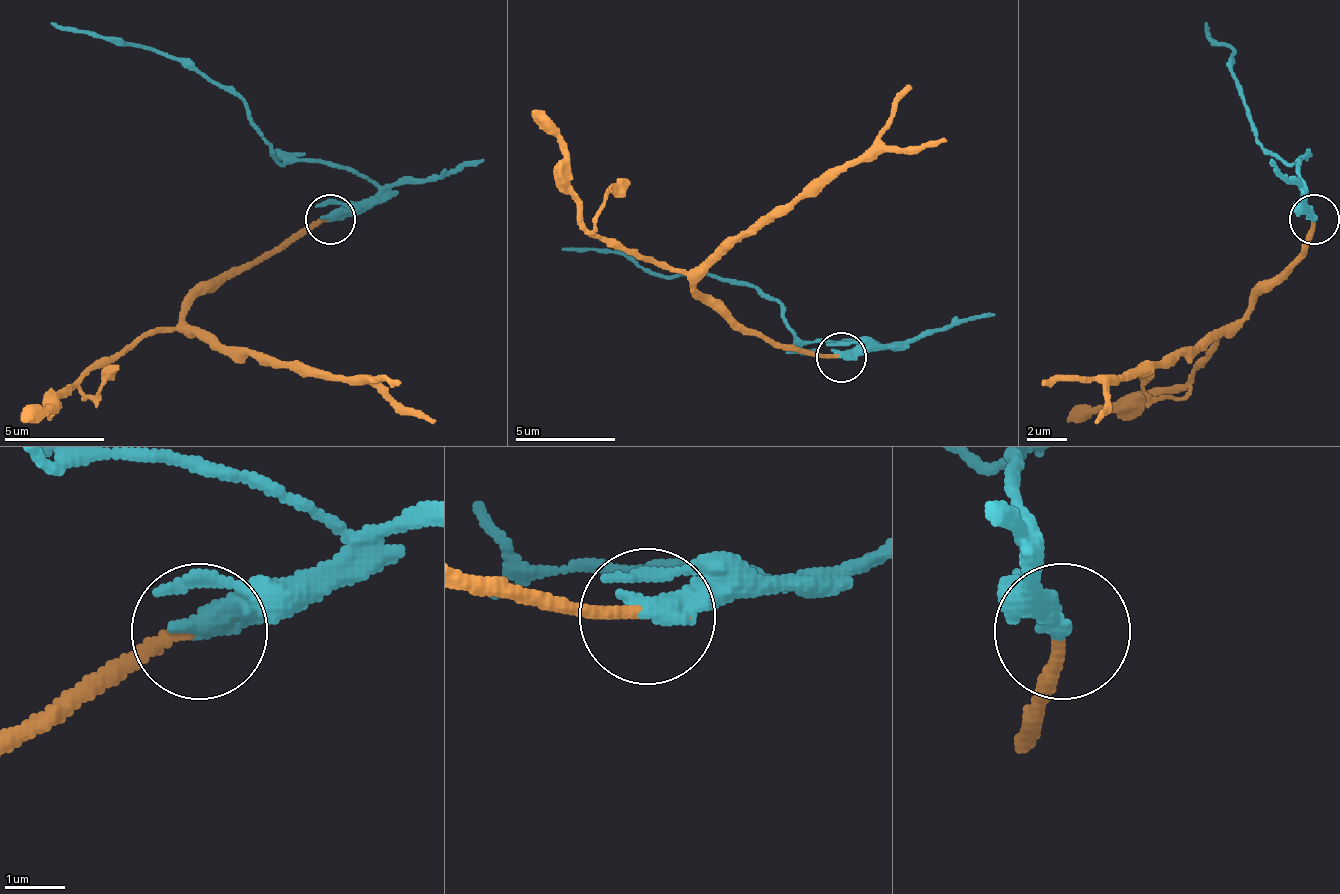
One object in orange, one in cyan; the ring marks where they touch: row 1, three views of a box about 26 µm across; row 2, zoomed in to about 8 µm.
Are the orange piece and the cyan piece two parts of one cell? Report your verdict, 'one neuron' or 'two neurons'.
two neurons

